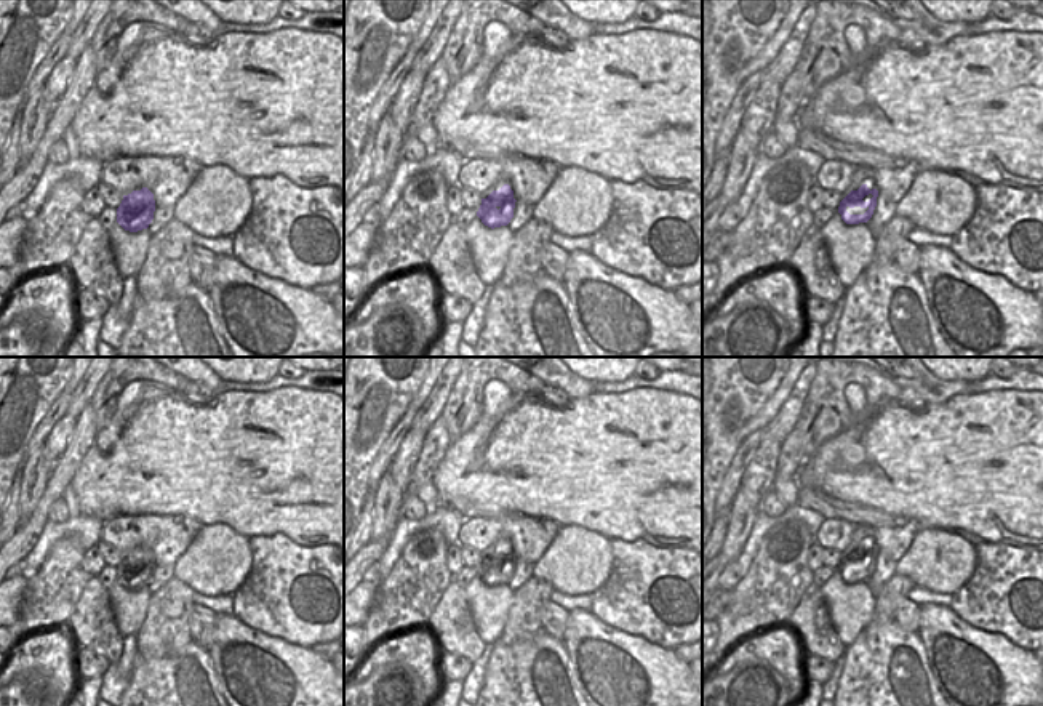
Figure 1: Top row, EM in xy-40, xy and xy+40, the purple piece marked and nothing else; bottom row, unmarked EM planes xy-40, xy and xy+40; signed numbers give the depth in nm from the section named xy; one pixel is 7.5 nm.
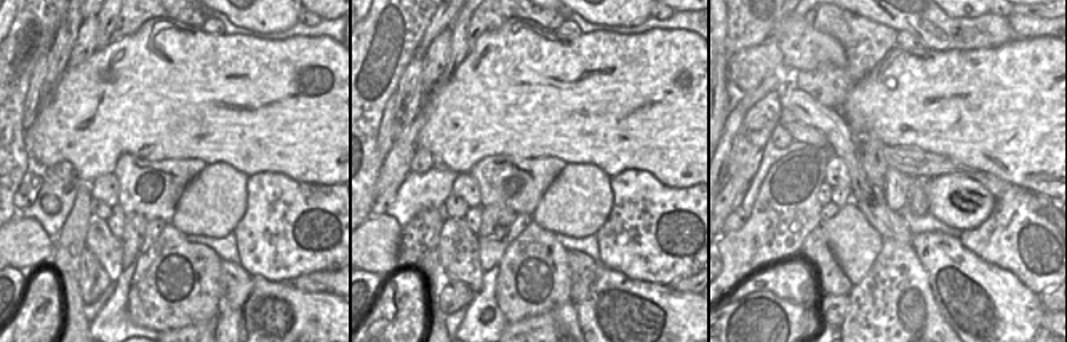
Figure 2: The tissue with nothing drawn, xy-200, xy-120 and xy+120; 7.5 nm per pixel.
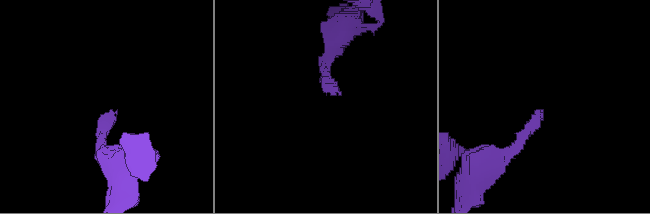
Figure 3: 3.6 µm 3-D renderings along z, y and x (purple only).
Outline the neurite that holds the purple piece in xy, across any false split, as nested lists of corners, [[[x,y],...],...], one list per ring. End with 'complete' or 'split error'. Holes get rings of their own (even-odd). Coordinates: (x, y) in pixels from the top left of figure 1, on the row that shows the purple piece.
[[[501,176],[486,192],[482,194],[482,205],[477,216],[491,229],[507,226],[514,218],[515,199],[510,181]]] | split error

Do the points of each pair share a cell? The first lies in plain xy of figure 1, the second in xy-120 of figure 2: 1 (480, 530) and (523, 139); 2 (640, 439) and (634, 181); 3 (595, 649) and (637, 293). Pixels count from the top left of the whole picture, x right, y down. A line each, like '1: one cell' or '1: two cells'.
1: two cells
2: two cells
3: one cell

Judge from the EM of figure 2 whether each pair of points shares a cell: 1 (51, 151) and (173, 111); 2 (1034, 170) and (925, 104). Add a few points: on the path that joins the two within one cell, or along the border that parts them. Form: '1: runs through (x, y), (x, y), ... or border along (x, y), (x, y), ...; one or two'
1: runs through (82, 120), (99, 111), (143, 111); one
2: runs through (1007, 143), (968, 104), (952, 104); one

